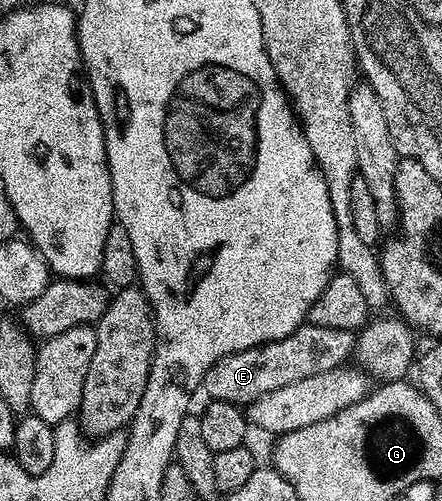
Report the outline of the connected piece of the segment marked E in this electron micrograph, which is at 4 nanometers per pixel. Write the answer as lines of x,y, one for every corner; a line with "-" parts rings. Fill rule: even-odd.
304,322
293,334
277,341
221,357
221,361
214,363
209,373
205,373
202,390
207,391
208,400
249,405
257,401
257,397
273,393
273,389
282,389
284,385
293,385
293,381
302,381
304,377
329,373
329,369
344,366
352,358
355,344
356,336
352,331
325,329
321,325

